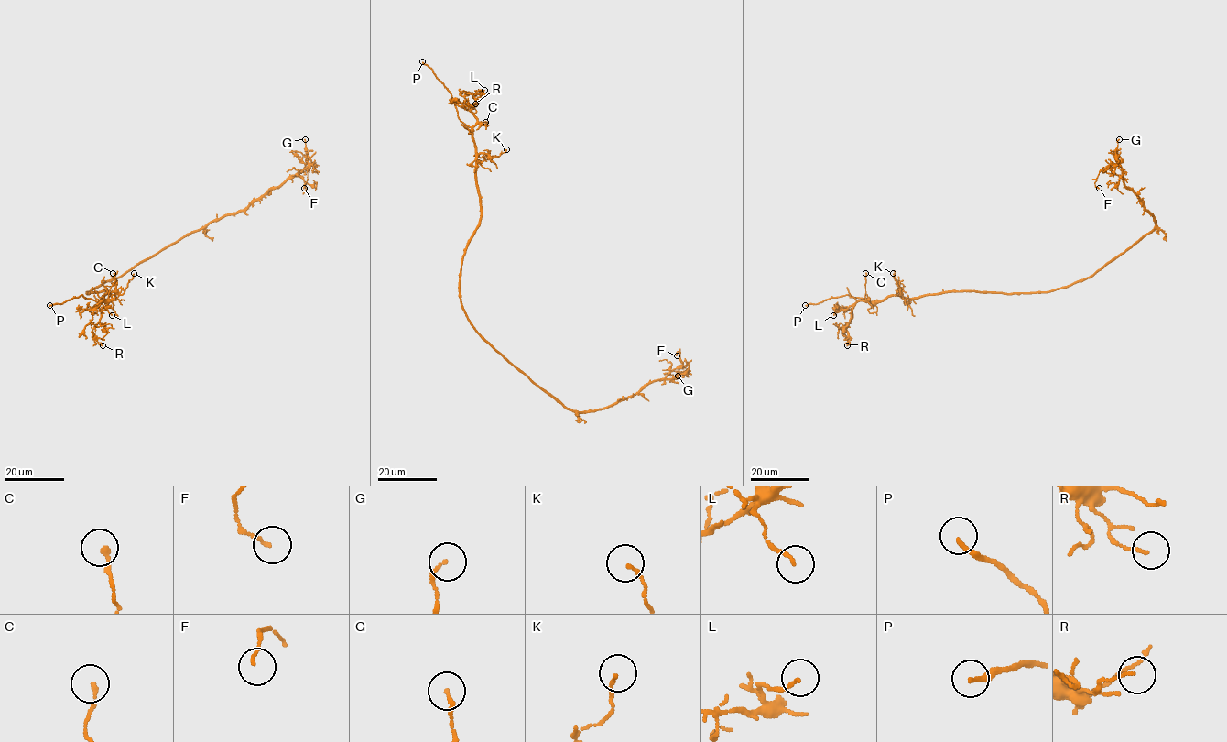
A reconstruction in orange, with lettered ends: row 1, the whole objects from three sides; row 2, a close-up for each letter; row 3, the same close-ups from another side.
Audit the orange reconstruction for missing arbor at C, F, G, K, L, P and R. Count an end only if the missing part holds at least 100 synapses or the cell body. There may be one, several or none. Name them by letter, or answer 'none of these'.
P

